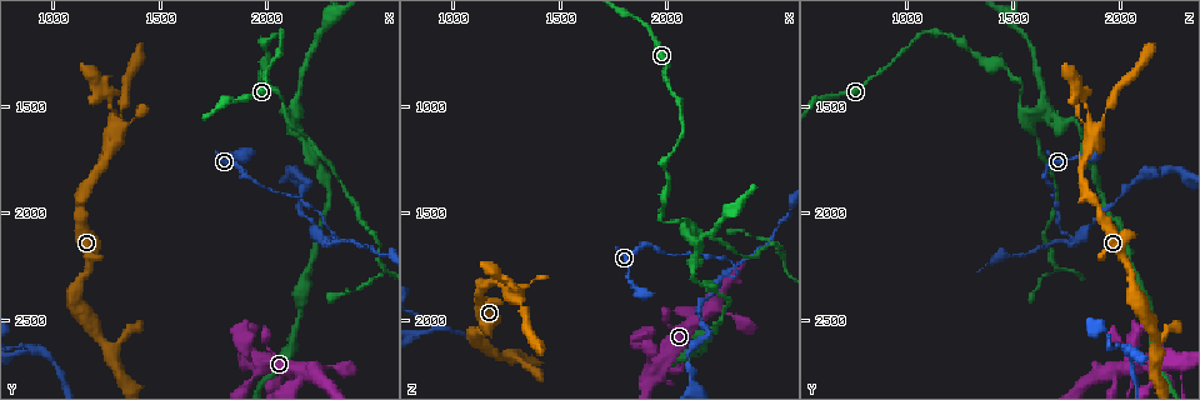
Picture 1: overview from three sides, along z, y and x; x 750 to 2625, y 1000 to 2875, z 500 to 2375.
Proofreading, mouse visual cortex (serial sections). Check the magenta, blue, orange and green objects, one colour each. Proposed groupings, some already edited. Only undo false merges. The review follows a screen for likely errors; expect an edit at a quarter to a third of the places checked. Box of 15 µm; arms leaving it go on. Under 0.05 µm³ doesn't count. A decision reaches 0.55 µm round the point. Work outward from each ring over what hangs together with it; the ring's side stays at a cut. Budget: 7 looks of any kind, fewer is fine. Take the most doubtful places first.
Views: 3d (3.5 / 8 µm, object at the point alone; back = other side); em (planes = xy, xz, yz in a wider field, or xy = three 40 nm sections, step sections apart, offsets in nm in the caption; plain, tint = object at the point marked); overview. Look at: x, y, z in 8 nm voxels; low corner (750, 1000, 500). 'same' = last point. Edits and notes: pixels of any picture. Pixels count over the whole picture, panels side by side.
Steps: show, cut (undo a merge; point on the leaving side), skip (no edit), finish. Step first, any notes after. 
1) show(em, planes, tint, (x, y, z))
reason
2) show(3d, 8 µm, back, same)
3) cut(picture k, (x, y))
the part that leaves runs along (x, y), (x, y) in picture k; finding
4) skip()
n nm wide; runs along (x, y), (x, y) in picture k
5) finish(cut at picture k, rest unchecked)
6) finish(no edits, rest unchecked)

show(3d, 3.5 µm, (2330, 2130, 1750))
abrupt turn

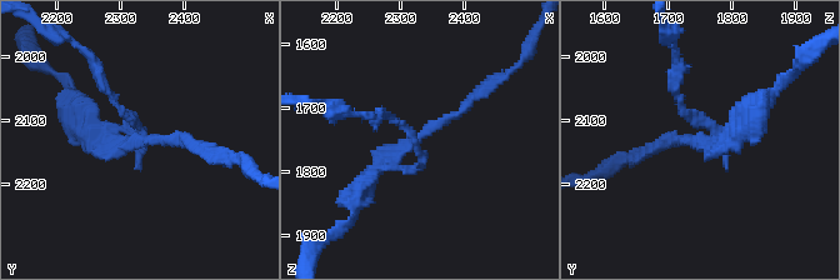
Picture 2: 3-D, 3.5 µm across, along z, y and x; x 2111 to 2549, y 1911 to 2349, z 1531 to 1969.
show(em, planes, tint, (2320, 2125, 1755))
now the EM

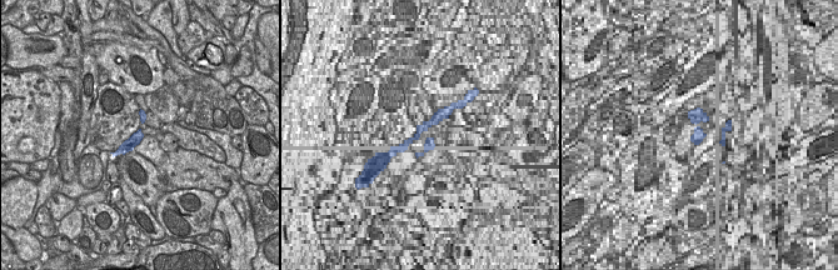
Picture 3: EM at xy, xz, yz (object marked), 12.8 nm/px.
show(em, xy, step 1, tint, same)
cut it another way

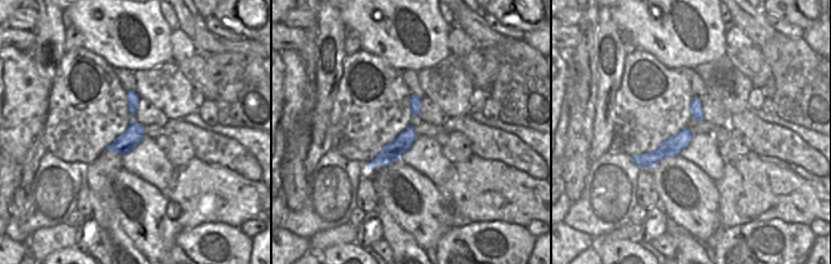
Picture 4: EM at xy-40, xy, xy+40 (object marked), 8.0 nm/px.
skip()
runs along (689, 135), (650, 159), (637, 159) in picture 4; all the same cell

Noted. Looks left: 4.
show(3d, 3.5 µm, (2090, 1500, 1540))
side arm on a straight run

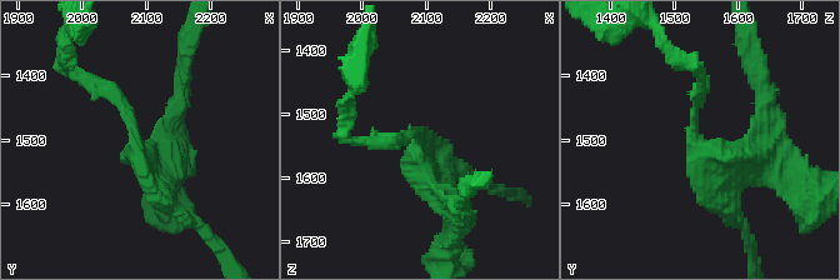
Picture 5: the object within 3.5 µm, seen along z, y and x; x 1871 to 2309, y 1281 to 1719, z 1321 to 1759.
show(em, xy, step 5, tint, (2085, 1510, 1545))
3 arms; arms of 150, 200, 300 nm

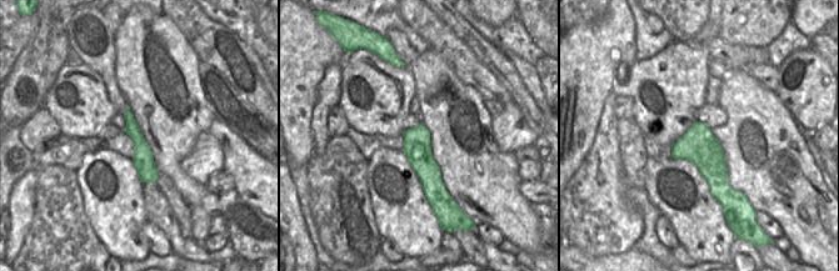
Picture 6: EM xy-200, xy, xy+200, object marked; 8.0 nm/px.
skip()
runs along (98, 83), (118, 94), (136, 155), (175, 163) in picture 5; all the same cell

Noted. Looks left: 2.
show(em, xy, step 3, tint, (2120, 1560, 1790))
abrupt turn

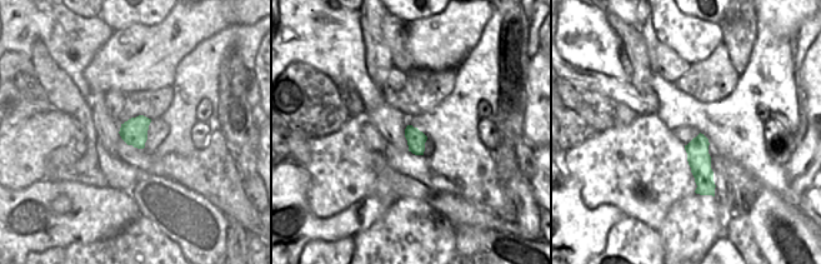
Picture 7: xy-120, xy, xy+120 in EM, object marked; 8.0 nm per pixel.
show(3d, 3.5 µm, same)
wider look

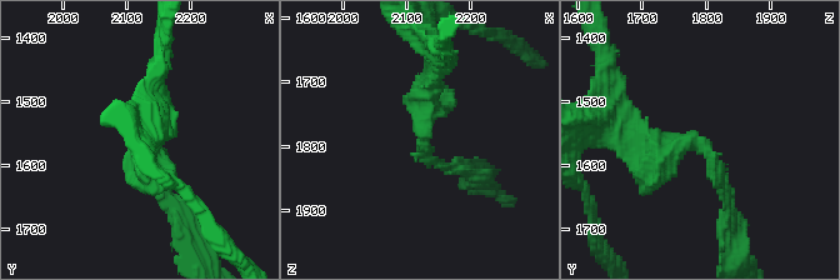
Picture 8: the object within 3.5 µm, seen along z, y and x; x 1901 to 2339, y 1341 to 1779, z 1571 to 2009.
skip()
150 nm wide; runs along (624, 140), (701, 144), (726, 213) in picture 8; all the same cell

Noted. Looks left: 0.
finish(no edits, rest unchecked)

